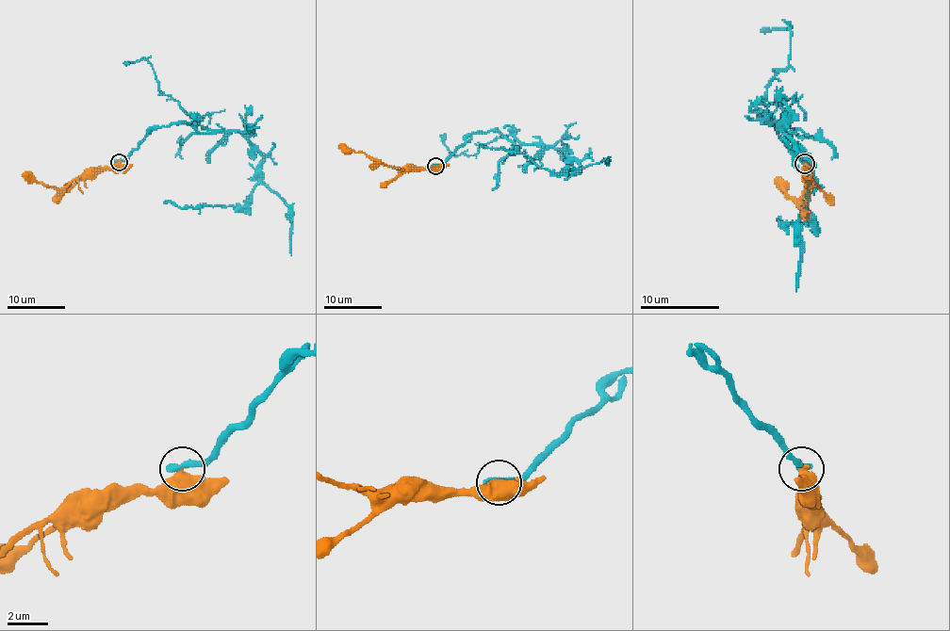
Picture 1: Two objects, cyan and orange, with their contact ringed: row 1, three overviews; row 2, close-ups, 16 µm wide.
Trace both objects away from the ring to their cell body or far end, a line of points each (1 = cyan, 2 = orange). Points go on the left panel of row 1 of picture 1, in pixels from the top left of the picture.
1: (119, 161), (155, 126), (172, 123), (237, 131), (264, 158), (261, 182), (242, 206), (164, 203)
2: (119, 161), (111, 167), (86, 169), (59, 188), (29, 182), (22, 174)

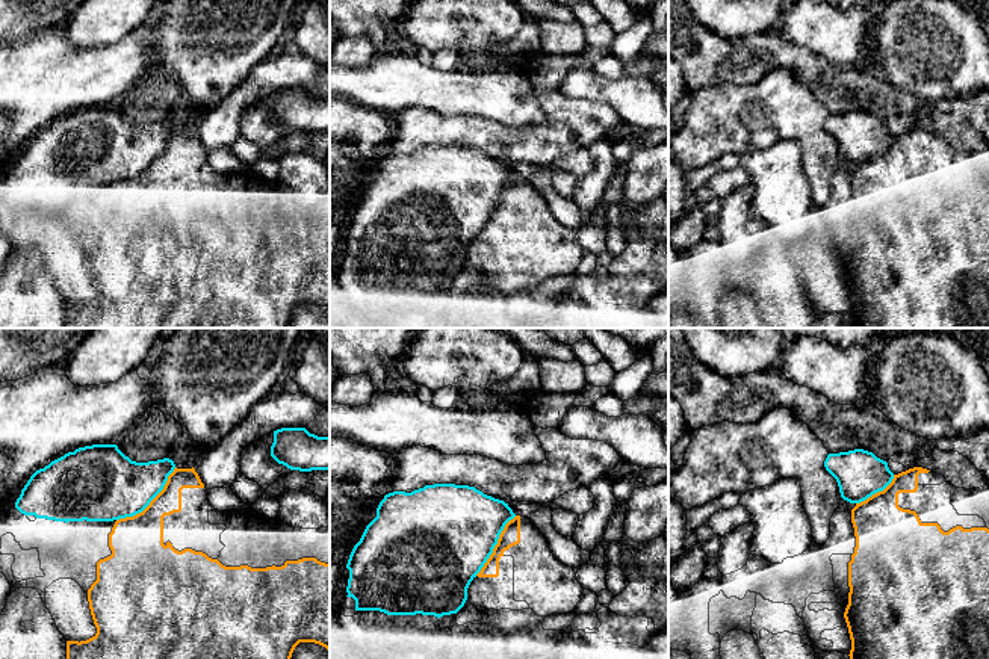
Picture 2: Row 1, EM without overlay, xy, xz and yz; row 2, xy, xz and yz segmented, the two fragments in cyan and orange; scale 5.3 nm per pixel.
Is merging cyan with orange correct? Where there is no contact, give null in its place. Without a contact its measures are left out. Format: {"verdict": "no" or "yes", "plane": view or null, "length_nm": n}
{"verdict": "no", "plane": "xy", "length_nm": 420}

